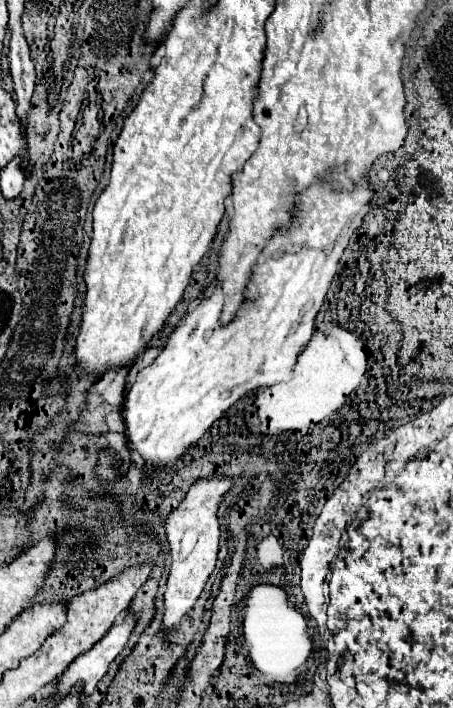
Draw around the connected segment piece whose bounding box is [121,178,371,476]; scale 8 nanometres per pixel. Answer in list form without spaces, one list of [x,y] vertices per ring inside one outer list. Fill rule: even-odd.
[[[369,178],[353,190],[339,194],[331,188],[331,182],[309,188],[307,192],[297,196],[295,222],[287,228],[285,234],[277,234],[265,248],[263,256],[255,264],[255,280],[251,280],[247,288],[247,302],[237,312],[231,324],[221,326],[219,314],[223,304],[223,294],[215,286],[213,294],[185,314],[185,320],[179,328],[175,328],[163,346],[163,352],[155,358],[155,362],[143,370],[139,370],[135,382],[125,392],[125,400],[121,404],[121,418],[125,424],[125,442],[131,454],[143,458],[141,472],[149,476],[151,470],[161,466],[171,466],[179,456],[187,452],[187,448],[197,442],[211,424],[221,418],[221,414],[233,406],[241,396],[259,388],[271,386],[285,376],[291,374],[295,360],[301,348],[313,334],[313,320],[319,312],[329,284],[339,268],[339,258],[347,248],[351,234],[359,228],[363,216],[371,208],[371,184]]]

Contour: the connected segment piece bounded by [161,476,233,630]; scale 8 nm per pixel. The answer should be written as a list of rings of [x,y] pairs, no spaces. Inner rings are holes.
[[[225,476],[217,478],[205,478],[193,484],[185,496],[185,500],[177,506],[175,512],[171,512],[165,520],[165,538],[171,554],[171,570],[165,584],[163,594],[163,622],[161,630],[171,630],[179,624],[179,620],[193,608],[195,600],[203,592],[203,586],[209,578],[209,574],[215,568],[217,552],[219,552],[219,522],[217,522],[217,508],[221,502],[221,496],[231,488],[231,480]]]

